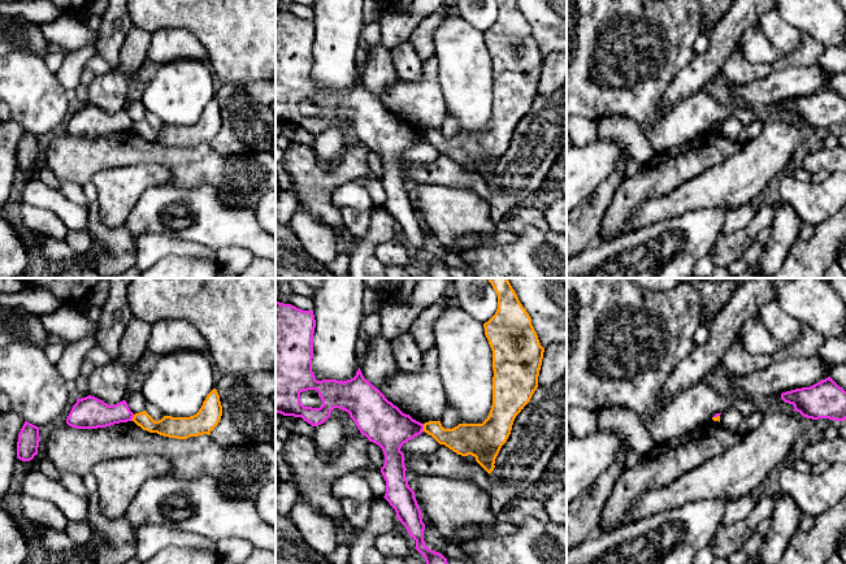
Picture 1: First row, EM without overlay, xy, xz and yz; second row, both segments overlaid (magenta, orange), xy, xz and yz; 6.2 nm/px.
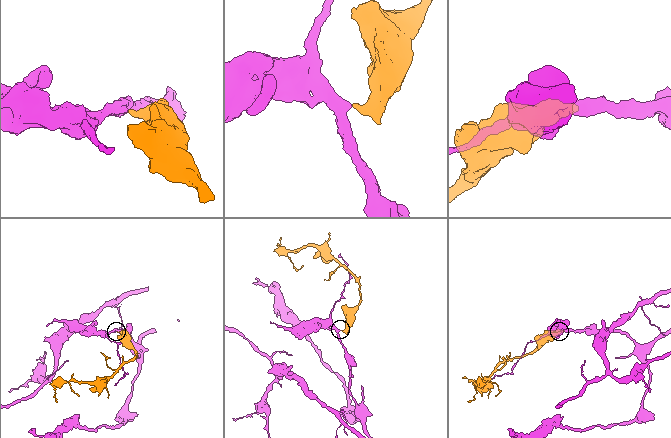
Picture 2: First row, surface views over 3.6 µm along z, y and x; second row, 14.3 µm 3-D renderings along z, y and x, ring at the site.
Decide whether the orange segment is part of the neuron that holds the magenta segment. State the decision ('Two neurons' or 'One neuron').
Two neurons

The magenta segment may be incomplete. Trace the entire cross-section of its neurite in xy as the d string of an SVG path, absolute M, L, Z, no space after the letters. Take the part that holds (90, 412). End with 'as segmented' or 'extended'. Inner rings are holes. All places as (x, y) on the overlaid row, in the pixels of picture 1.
M86 396L73 405L66 424L75 429L107 428L120 422L131 421L134 413L126 400L109 405L95 396Z | as segmented

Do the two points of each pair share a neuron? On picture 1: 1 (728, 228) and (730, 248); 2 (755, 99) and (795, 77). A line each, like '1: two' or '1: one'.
1: two
2: one

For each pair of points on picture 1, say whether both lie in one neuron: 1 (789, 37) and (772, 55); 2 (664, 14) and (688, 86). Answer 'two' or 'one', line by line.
1: two
2: two

